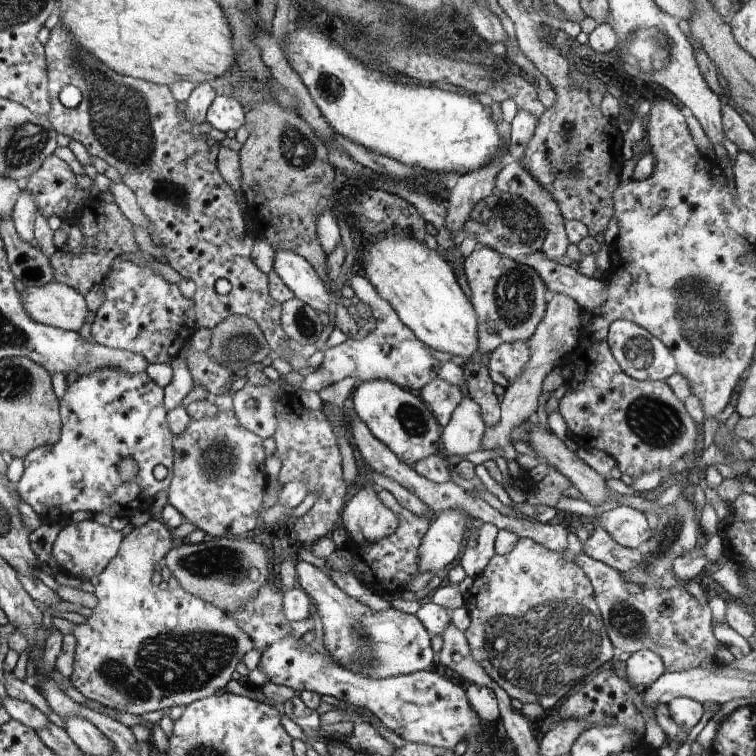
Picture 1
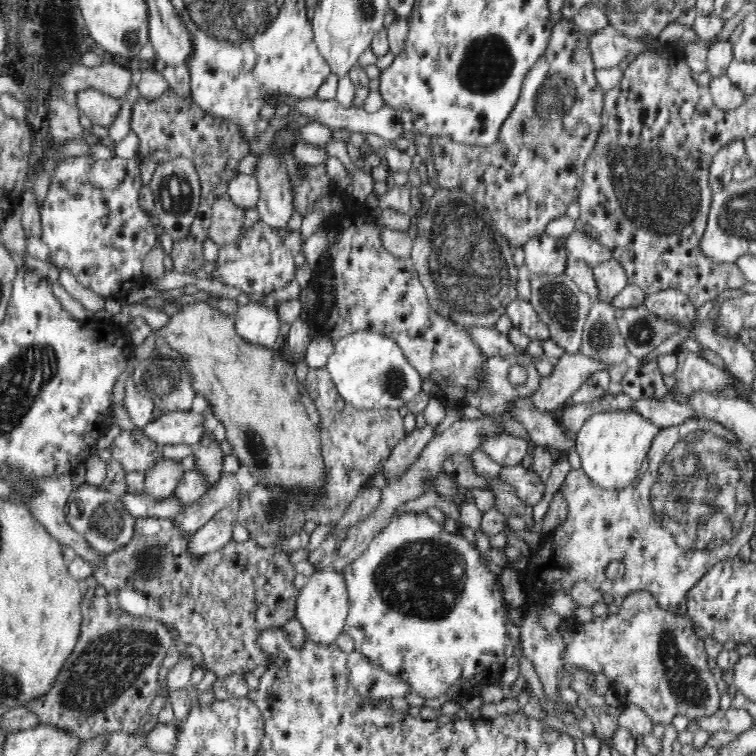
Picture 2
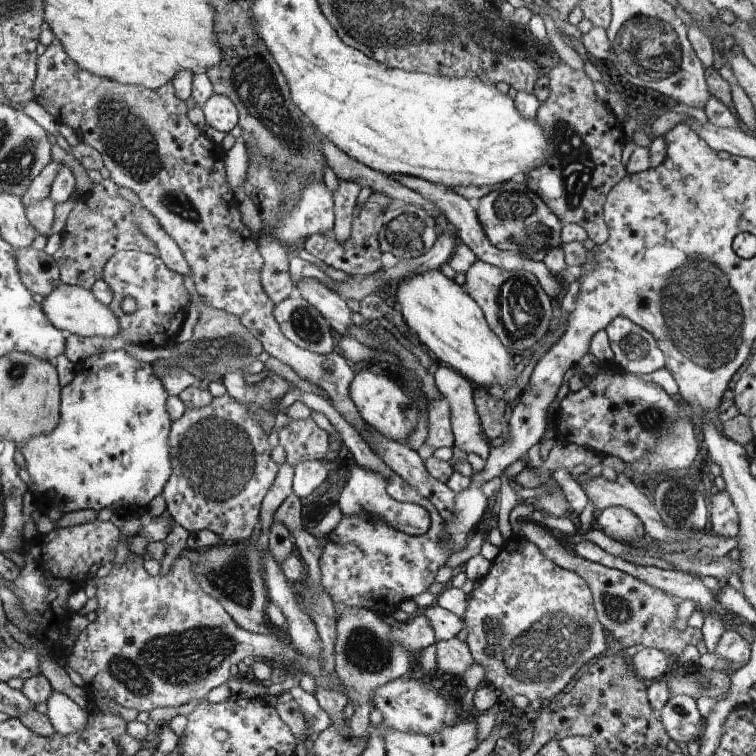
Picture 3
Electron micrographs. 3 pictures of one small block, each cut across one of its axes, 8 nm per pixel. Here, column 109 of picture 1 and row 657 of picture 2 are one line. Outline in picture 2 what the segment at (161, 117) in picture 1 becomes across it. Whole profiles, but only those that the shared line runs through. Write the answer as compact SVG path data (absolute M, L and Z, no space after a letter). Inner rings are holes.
M86 595L81 600L81 613L83 621L76 646L64 661L52 688L43 697L27 702L25 707L37 717L41 725L61 729L84 741L116 730L132 733L138 729L141 717L148 712L156 696L158 670L168 648L174 645L177 633L174 631L170 634L172 626L158 620L138 618L123 609L112 611L106 597Z

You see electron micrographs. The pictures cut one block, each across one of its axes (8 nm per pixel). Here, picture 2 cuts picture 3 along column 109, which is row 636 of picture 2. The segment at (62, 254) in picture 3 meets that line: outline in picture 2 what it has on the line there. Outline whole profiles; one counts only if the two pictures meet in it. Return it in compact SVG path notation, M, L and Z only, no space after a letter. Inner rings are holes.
M138 518L135 520L135 538L132 542L126 548L120 548L111 554L102 553L102 562L98 566L92 566L92 575L96 578L98 584L100 583L104 586L108 593L116 594L120 609L136 615L138 618L154 619L170 625L177 633L177 638L180 641L184 642L184 644L195 644L198 646L200 652L203 654L205 670L212 670L216 675L216 681L212 684L212 688L215 691L222 687L222 678L226 678L230 674L251 672L256 666L267 666L271 662L271 659L274 658L273 654L264 650L259 643L259 639L262 638L263 631L281 628L295 616L296 597L298 596L299 590L296 589L293 580L297 572L289 561L291 553L284 553L275 545L268 545L265 548L260 547L252 536L244 542L237 542L232 539L224 548L220 548L220 550L214 552L208 552L207 555L198 559L190 558L189 552L186 550L189 538L190 536L185 536L177 526L172 525L172 520L170 519Z

